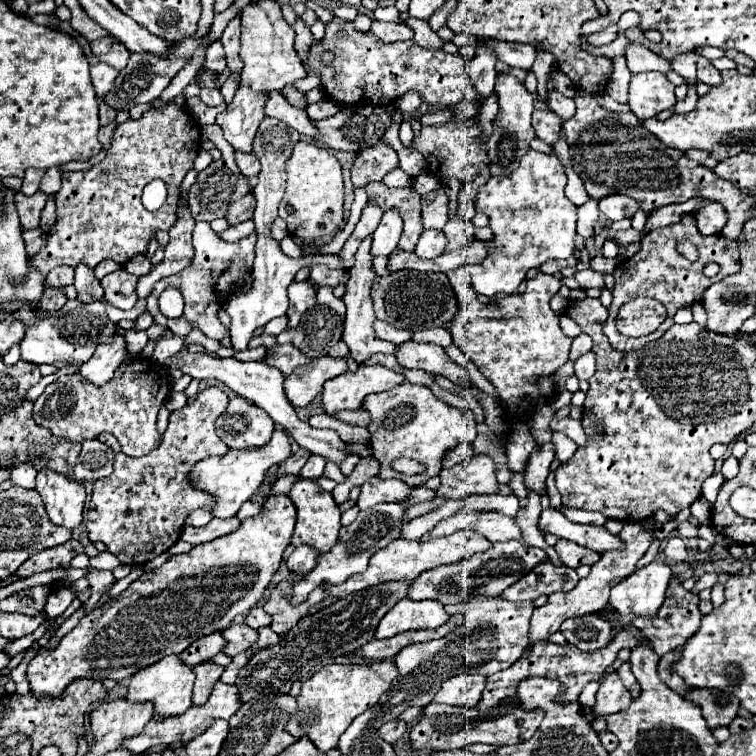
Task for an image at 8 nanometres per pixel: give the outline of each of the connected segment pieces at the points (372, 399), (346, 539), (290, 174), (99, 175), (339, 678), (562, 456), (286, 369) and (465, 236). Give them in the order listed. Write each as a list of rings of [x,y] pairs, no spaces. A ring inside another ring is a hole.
[[[401,383],[399,387],[393,387],[391,391],[367,395],[363,409],[367,409],[373,417],[369,431],[371,431],[371,453],[381,463],[379,477],[381,479],[401,479],[411,487],[425,485],[425,481],[433,475],[439,475],[441,471],[441,459],[443,455],[457,447],[459,443],[473,443],[477,437],[477,425],[471,411],[453,407],[445,401],[441,401],[433,391],[425,385],[407,385]],[[407,457],[417,459],[421,465],[425,465],[425,473],[417,477],[407,477],[395,471],[391,465],[395,459]]]
[[[381,503],[379,507],[371,507],[367,511],[359,511],[357,519],[349,525],[349,527],[341,527],[339,533],[339,541],[335,547],[331,547],[331,551],[323,553],[319,557],[317,567],[301,581],[295,583],[295,591],[293,591],[293,605],[303,603],[307,599],[307,595],[319,587],[319,585],[339,585],[345,579],[349,579],[355,573],[361,573],[367,569],[367,561],[369,557],[377,551],[389,545],[389,541],[399,539],[401,535],[401,527],[405,519],[405,507],[399,503]]]
[[[305,141],[295,143],[293,155],[287,159],[287,189],[279,203],[279,217],[287,223],[289,233],[301,241],[319,241],[337,233],[343,225],[343,169],[331,151]]]
[[[173,101],[167,103],[163,109],[149,109],[145,111],[139,119],[127,119],[125,123],[117,125],[113,133],[111,147],[107,149],[107,157],[99,163],[93,165],[89,171],[71,171],[63,173],[63,185],[55,193],[55,203],[57,203],[57,223],[53,231],[49,233],[47,245],[31,257],[31,263],[47,275],[53,267],[57,265],[71,265],[77,267],[79,261],[87,263],[89,267],[95,267],[103,259],[113,259],[117,263],[127,263],[133,255],[145,253],[151,233],[157,229],[171,229],[177,219],[177,201],[179,201],[179,185],[187,171],[193,169],[193,161],[199,153],[199,125],[197,121],[187,113],[175,107]],[[151,179],[163,179],[169,189],[167,205],[155,213],[147,211],[141,205],[141,193],[143,187]]]
[[[373,661],[363,665],[339,665],[331,663],[317,671],[313,677],[303,681],[301,695],[297,697],[297,713],[291,715],[287,731],[299,739],[307,735],[319,751],[329,751],[337,747],[339,737],[351,725],[351,721],[373,707],[379,697],[391,687],[391,681],[397,675],[393,661]]]
[[[553,431],[553,439],[551,439],[553,443],[555,443],[555,457],[563,463],[563,461],[567,461],[567,459],[571,459],[573,457],[573,453],[577,451],[577,445],[571,441],[571,439],[567,439],[561,431]]]
[[[287,343],[287,345],[277,345],[273,349],[273,357],[267,357],[267,363],[269,365],[275,365],[277,369],[283,371],[283,375],[289,375],[295,367],[303,365],[303,363],[309,363],[309,357],[303,355],[295,345]]]
[[[455,213],[449,219],[449,223],[443,227],[443,233],[449,239],[445,251],[453,251],[453,249],[459,249],[463,245],[469,245],[469,241],[473,239],[473,233],[475,233],[475,225]]]

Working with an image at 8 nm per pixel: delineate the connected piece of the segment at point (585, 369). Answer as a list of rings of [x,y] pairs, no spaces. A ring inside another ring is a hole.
[[[589,351],[575,361],[575,375],[579,379],[591,379],[593,373],[595,373],[595,351]]]

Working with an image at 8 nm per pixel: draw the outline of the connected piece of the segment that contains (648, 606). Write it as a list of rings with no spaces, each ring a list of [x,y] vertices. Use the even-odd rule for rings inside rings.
[[[651,561],[649,565],[621,579],[611,589],[609,605],[615,607],[621,615],[635,613],[643,617],[653,617],[663,605],[669,577],[671,569],[667,563]]]

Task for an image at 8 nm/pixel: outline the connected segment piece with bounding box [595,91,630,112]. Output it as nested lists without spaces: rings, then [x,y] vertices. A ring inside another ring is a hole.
[[[605,91],[595,96],[597,102],[605,109],[615,112],[628,112],[630,108],[628,104],[620,104],[611,98]]]

